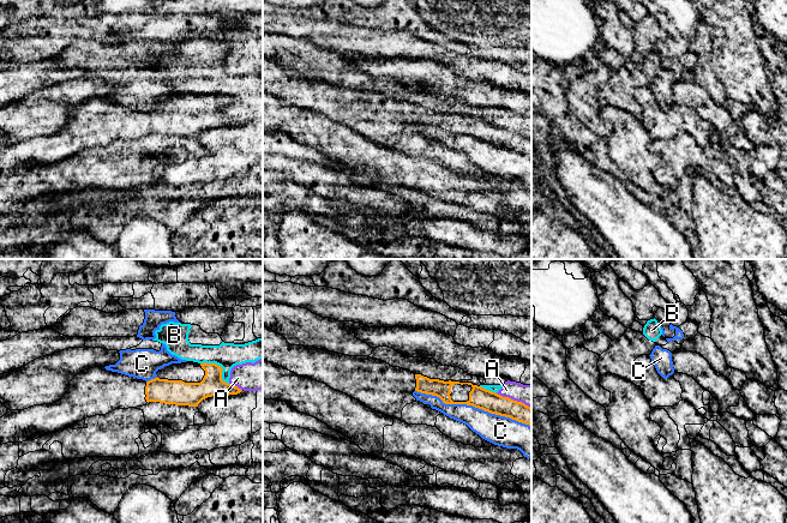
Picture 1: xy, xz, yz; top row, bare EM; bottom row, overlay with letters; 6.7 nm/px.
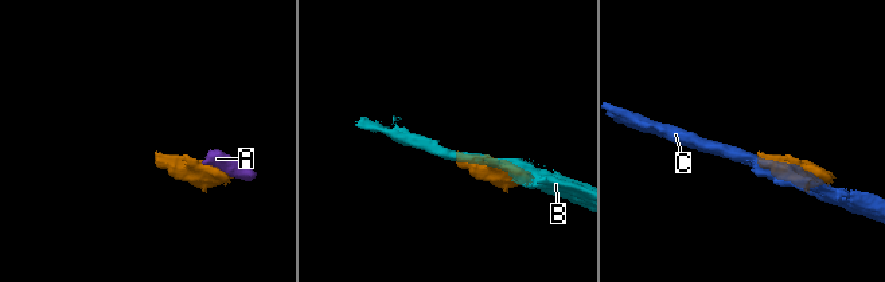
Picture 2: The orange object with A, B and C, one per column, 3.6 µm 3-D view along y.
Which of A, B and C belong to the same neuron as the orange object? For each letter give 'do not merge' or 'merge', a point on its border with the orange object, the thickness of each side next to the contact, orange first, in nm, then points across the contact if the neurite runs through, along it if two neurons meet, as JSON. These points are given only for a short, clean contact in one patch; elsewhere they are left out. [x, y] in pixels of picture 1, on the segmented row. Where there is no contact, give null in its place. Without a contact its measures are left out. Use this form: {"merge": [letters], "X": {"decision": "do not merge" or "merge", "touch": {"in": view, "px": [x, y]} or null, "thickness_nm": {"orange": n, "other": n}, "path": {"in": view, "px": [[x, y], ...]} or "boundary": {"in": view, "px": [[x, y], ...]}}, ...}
{"merge": [], "A": {"decision": "do not merge", "touch": {"in": "xy", "px": [235, 386]}, "thickness_nm": {"orange": 140, "other": 200}, "boundary": {"in": "xy", "px": [[229, 383], [241, 390]]}}, "B": {"decision": "do not merge", "touch": {"in": "xy", "px": [220, 366]}, "thickness_nm": {"orange": 140, "other": 170}}, "C": {"decision": "do not merge", "touch": {"in": "xz", "px": [473, 406]}, "thickness_nm": {"orange": 140, "other": 200}}}

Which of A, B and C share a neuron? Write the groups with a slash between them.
A B / C

